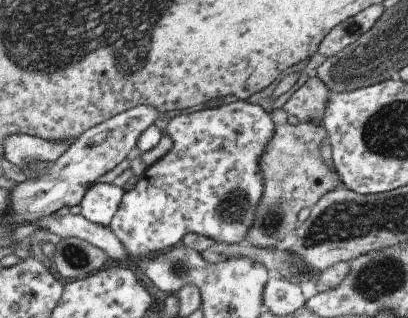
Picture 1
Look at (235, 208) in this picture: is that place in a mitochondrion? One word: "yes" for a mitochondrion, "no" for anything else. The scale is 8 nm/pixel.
yes

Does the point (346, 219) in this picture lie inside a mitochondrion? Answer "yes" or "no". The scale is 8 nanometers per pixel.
yes

